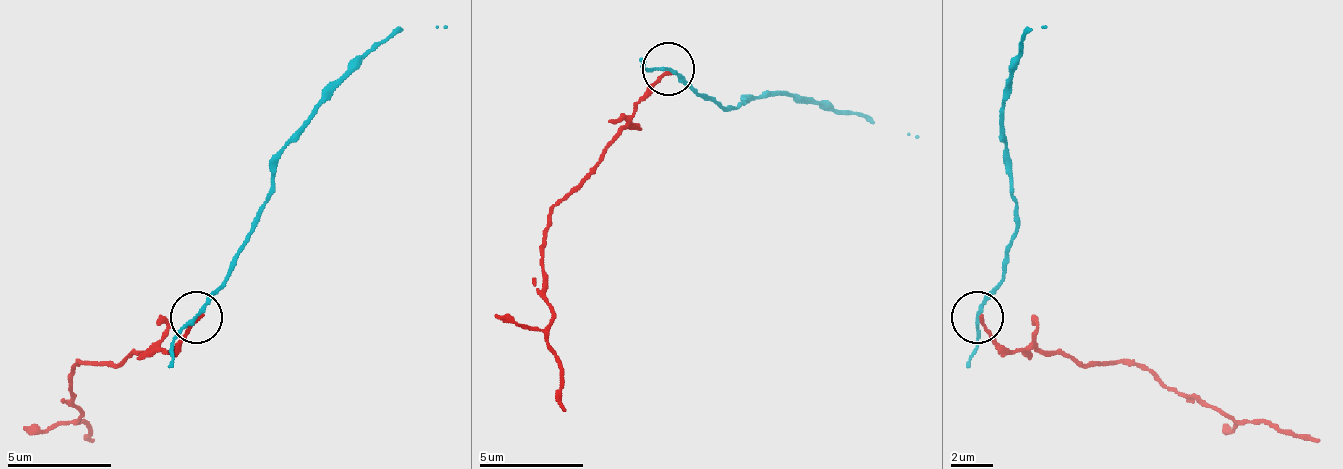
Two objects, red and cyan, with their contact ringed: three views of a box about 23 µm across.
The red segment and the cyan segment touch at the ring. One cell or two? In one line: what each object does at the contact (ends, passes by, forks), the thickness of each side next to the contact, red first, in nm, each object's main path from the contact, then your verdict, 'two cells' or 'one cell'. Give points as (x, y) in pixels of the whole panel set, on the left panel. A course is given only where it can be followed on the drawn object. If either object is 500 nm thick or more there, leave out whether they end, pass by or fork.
red ends; cyan passes by; calibres 170 and 150 nm; course red (195, 316), (169, 352), (80, 363), (75, 368), (69, 389), (75, 394), (75, 420), (96, 441); course cyan (195, 316), (226, 279), (273, 185), (273, 159), (310, 112), (388, 38), (404, 28), (446, 28); two cells

